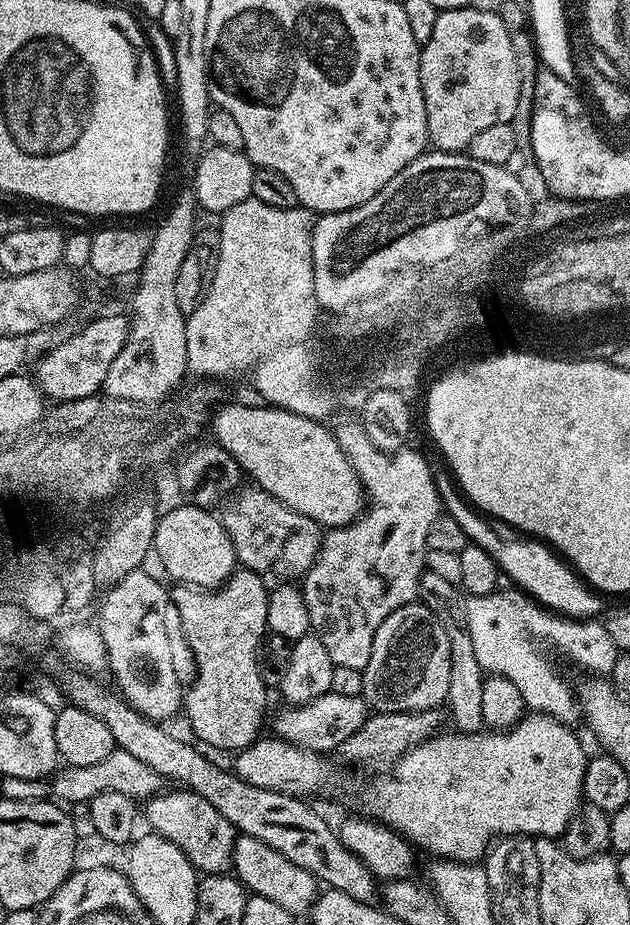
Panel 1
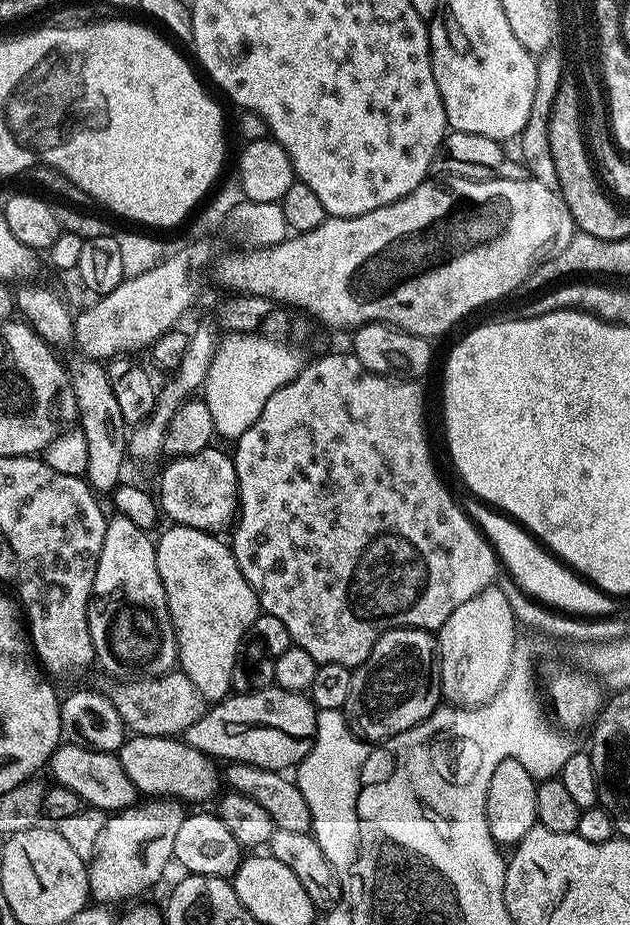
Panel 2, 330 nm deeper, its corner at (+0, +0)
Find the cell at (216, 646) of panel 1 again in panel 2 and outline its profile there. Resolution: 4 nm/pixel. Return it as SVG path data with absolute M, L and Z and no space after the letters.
M172 524L155 541L158 578L162 578L176 631L178 668L208 702L219 702L233 691L236 658L238 662L246 633L262 615L258 598L250 582L246 582L231 547L220 538L185 524Z

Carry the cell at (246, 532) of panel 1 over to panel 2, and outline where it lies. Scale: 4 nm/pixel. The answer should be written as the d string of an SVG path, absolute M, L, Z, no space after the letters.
M216 446L203 448L193 456L177 456L167 461L164 473L160 476L160 496L158 494L158 508L161 513L169 516L172 524L185 524L203 532L219 533L219 528L227 529L233 523L238 512L238 482L236 478L236 461L231 455L219 452Z

